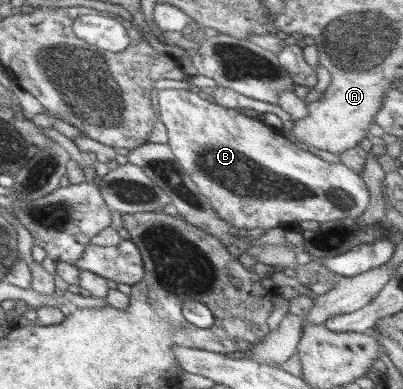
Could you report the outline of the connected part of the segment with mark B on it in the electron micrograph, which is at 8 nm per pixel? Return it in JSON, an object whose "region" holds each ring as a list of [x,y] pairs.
{"region":[[[164,88],[153,93],[153,100],[157,116],[166,126],[167,144],[178,165],[207,197],[212,209],[218,213],[218,219],[226,221],[230,227],[267,230],[272,227],[290,228],[302,221],[320,224],[344,217],[358,219],[370,205],[370,194],[361,174],[342,162],[333,164],[322,160],[262,120],[252,119],[239,110],[226,109],[190,89]]]}

